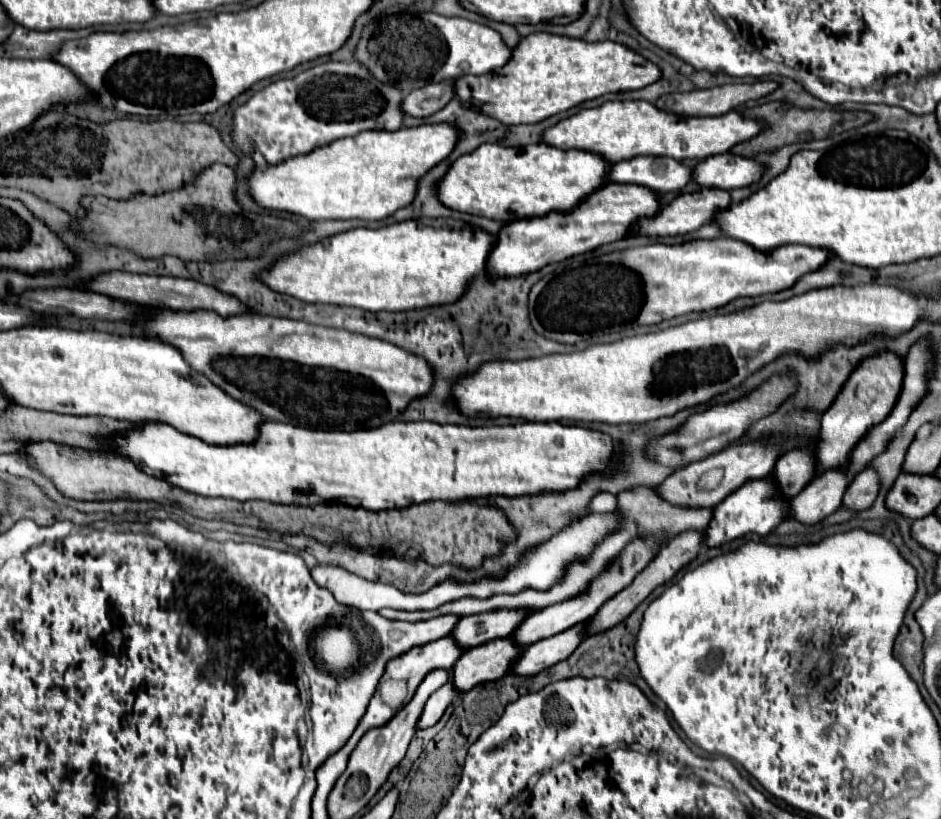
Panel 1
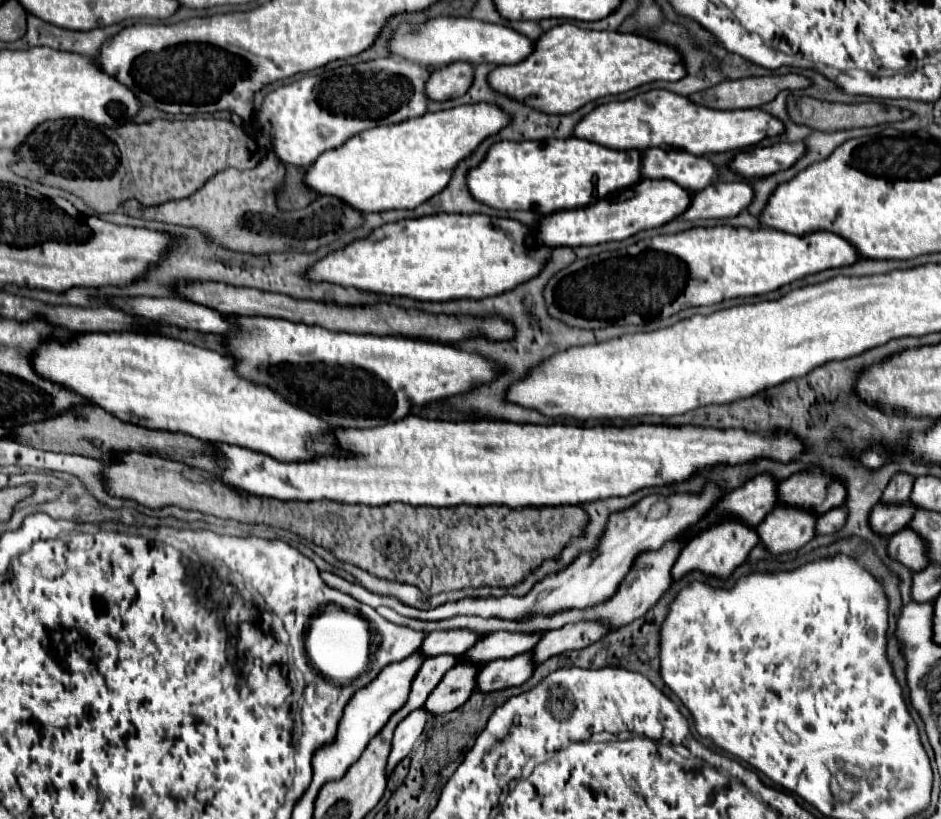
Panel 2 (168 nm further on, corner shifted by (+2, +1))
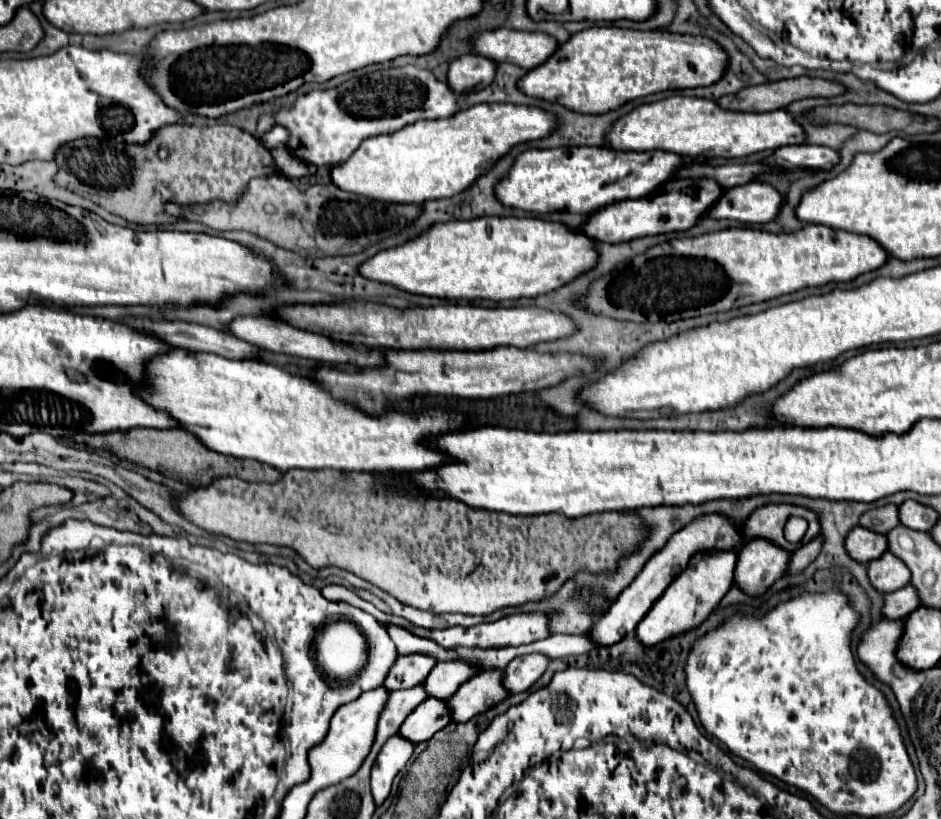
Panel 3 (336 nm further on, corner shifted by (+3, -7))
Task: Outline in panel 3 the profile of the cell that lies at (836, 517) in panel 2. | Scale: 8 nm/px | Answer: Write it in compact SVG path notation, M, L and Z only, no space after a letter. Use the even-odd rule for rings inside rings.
M819 535L819 537L815 537L815 539L811 539L809 543L805 543L803 547L799 547L799 549L795 551L791 563L789 563L787 573L799 573L799 571L803 571L803 569L819 555L821 545L823 545L823 537Z

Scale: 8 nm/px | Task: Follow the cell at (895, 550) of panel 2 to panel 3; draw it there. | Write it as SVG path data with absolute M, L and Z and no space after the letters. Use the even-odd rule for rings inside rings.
M885 551L883 557L871 561L869 579L879 591L891 593L909 585L911 571L903 565L903 561L899 561L899 557Z

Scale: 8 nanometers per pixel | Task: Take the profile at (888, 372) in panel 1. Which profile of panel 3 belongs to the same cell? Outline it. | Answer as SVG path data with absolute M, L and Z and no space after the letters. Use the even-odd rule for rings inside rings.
M769 503L769 505L763 505L763 507L755 509L749 515L749 519L743 523L743 535L745 535L745 541L755 539L755 537L763 537L763 539L769 539L769 541L781 545L787 551L795 551L803 543L807 543L807 541L811 541L813 537L819 535L819 515L815 511L803 509L799 505L789 505L789 503L775 505L775 503ZM793 515L803 517L809 523L807 533L803 535L803 539L799 543L791 543L783 535L783 527L785 527L787 519L793 517Z

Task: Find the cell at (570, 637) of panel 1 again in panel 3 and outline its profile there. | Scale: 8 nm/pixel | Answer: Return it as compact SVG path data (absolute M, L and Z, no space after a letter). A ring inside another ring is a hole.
M491 669L491 673L479 671L475 677L465 681L449 699L453 721L469 721L471 717L495 707L497 703L511 697L503 685L503 671Z

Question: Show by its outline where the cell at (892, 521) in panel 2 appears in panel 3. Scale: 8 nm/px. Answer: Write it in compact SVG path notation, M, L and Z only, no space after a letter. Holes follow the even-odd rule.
M859 525L847 535L845 549L847 553L851 553L853 559L869 563L873 559L879 559L887 551L887 537Z

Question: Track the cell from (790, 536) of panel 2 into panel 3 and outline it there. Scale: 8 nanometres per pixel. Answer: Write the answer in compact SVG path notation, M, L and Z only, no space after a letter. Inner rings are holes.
M747 541L739 551L735 585L749 595L761 595L773 581L783 577L791 553L771 545L771 541Z

